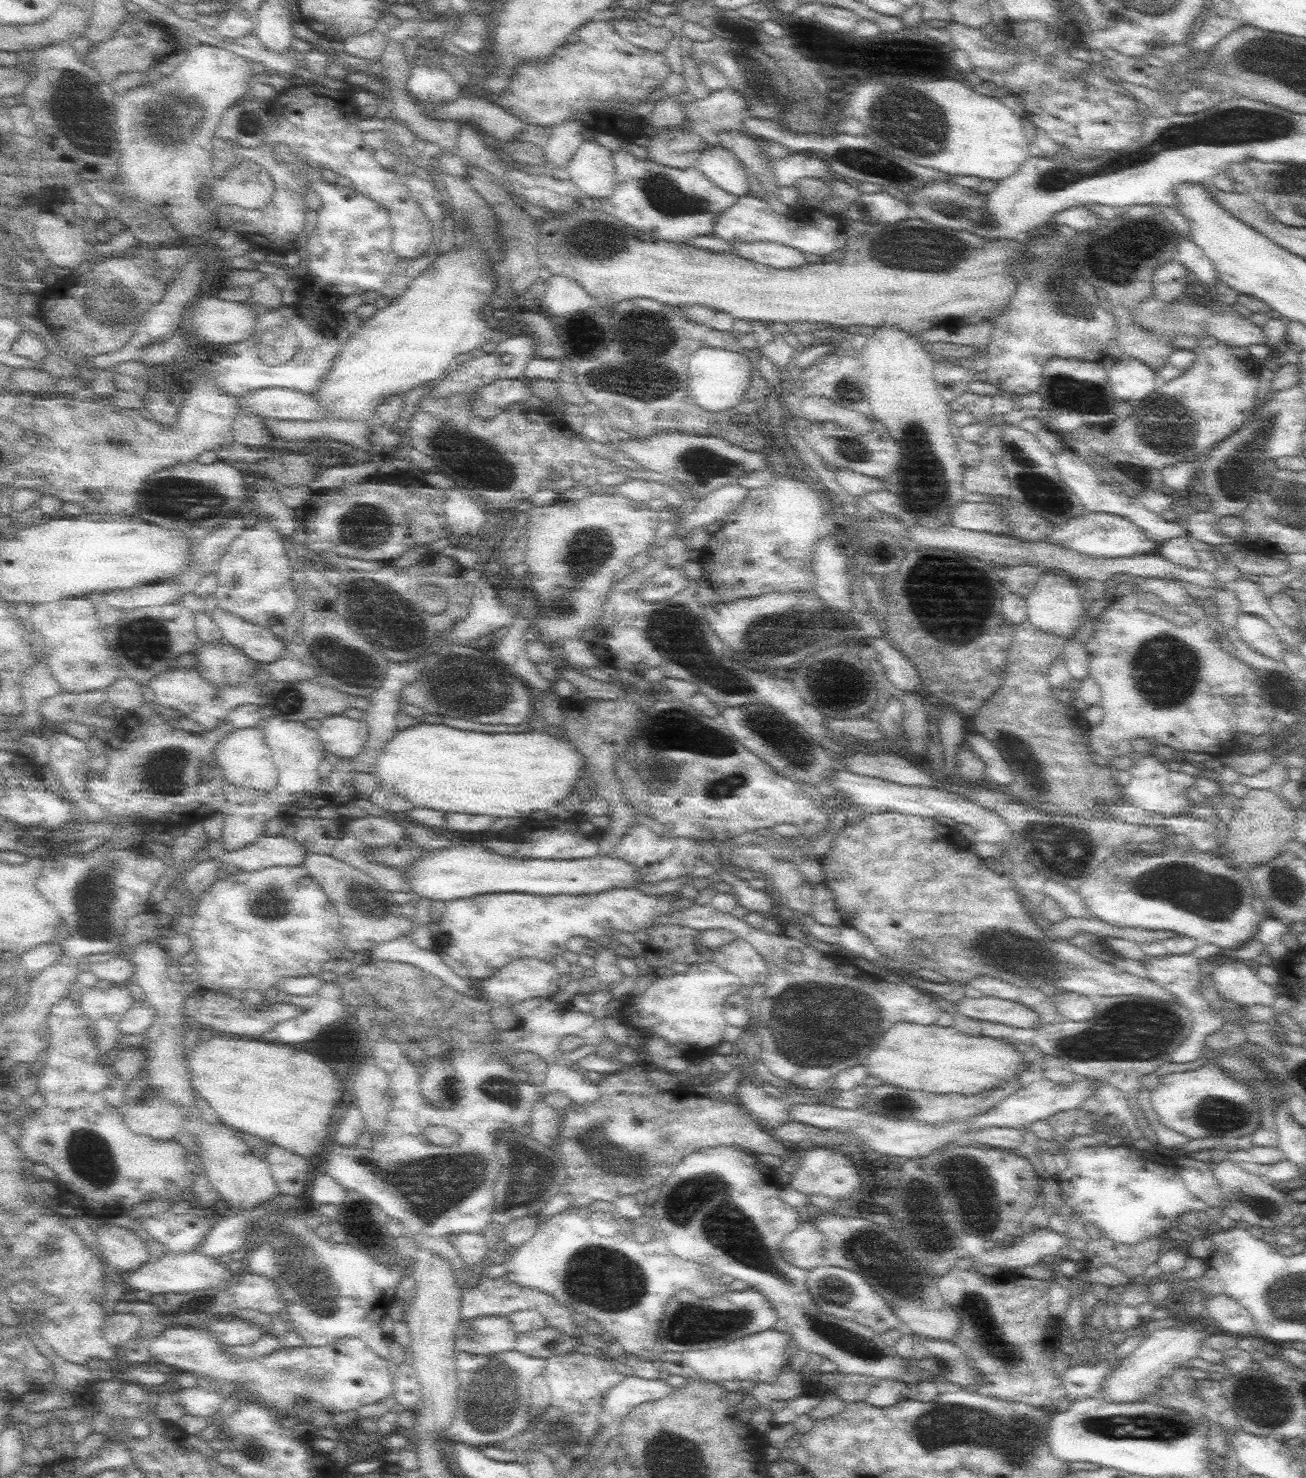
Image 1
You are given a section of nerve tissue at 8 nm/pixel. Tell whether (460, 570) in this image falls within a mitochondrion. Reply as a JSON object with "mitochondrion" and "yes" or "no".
{"mitochondrion":"no"}

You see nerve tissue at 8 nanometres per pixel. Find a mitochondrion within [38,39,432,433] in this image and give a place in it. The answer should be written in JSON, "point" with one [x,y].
{"point":[174,122]}

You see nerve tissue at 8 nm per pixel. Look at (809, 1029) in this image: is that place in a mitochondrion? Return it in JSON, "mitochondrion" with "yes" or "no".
{"mitochondrion":"yes"}

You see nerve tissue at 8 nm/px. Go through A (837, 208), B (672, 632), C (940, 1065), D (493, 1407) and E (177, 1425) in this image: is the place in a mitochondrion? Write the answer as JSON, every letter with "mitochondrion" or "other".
{"A":"other","B":"mitochondrion","C":"other","D":"mitochondrion","E":"other"}

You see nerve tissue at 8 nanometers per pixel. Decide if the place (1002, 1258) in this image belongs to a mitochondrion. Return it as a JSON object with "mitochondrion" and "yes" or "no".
{"mitochondrion":"no"}

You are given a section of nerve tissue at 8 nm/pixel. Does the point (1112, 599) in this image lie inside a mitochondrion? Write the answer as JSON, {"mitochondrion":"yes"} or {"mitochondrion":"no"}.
{"mitochondrion":"no"}

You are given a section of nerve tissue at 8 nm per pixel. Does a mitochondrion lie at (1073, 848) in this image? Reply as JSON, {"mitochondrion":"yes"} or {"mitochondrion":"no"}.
{"mitochondrion":"yes"}

